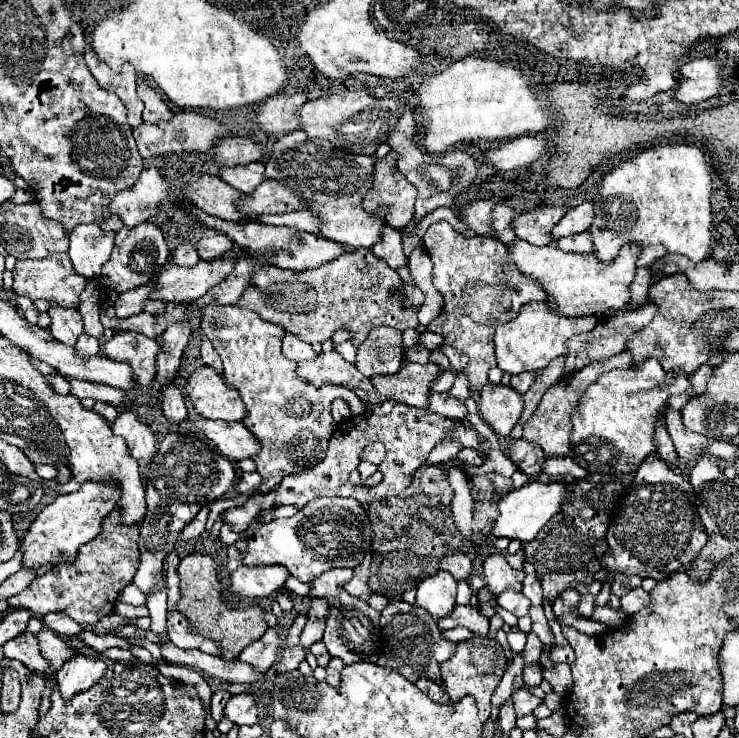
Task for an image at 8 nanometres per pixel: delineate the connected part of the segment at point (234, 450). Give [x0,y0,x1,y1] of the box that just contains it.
[195,418,259,460]

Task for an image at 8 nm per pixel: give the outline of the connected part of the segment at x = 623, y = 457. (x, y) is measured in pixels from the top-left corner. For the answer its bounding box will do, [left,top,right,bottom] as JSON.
[569,358,692,474]

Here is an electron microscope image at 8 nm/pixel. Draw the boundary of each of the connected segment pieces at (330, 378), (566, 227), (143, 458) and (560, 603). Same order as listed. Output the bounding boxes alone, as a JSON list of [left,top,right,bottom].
[[297,352,373,390],[553,202,595,238],[113,412,155,472],[553,590,581,616]]

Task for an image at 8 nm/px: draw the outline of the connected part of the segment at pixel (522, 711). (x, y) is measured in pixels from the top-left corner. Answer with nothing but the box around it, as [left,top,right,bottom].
[511,690,541,716]

